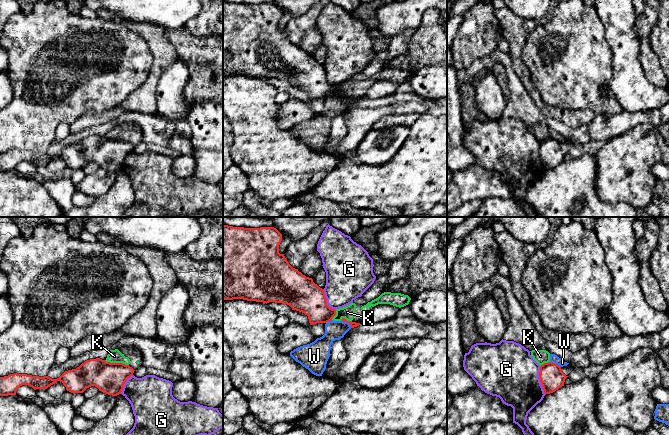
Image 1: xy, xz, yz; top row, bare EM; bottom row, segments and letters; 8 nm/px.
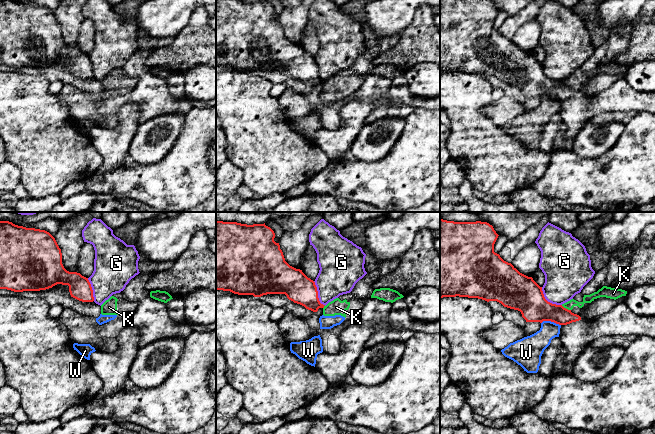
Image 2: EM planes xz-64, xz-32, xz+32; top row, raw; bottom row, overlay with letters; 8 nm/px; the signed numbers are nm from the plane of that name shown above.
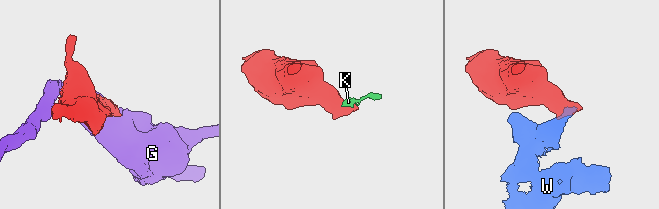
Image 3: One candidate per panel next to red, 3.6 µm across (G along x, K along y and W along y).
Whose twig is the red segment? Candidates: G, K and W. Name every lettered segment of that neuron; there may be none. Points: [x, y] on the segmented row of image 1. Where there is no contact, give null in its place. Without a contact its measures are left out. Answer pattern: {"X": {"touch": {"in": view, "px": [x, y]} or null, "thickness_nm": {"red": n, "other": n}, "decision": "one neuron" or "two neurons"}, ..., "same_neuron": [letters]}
{"G": {"touch": {"in": "yz", "px": [540, 380]}, "thickness_nm": {"red": 200, "other": 440}, "decision": "two neurons"}, "K": {"touch": {"in": "xy", "px": [116, 363]}, "thickness_nm": {"red": 240, "other": 110}, "decision": "two neurons"}, "W": {"touch": {"in": "xz", "px": [347, 321]}, "thickness_nm": {"red": 50, "other": 160}, "decision": "two neurons"}, "same_neuron": []}

